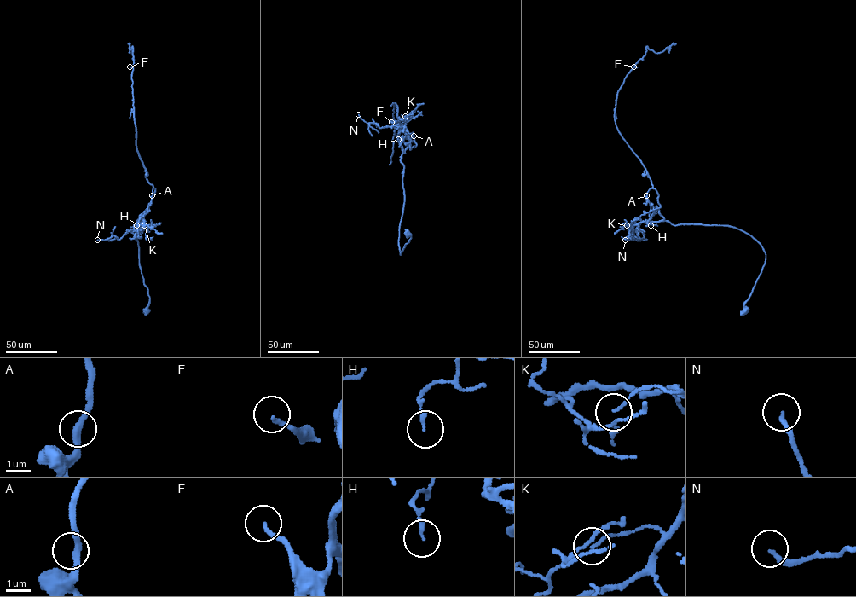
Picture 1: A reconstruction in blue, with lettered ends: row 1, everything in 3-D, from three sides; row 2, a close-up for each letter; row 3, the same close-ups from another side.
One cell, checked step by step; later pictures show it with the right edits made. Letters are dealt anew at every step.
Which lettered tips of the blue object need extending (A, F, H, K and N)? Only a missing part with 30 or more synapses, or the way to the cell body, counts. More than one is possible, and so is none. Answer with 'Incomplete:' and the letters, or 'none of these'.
Incomplete: none of these

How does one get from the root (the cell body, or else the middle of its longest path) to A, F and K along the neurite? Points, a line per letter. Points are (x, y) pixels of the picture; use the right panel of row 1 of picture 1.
A: (744, 311), (744, 302), (765, 263), (761, 246), (728, 226), (648, 223), (650, 205), (646, 195)
F: (744, 311), (765, 263), (764, 249), (732, 227), (663, 220), (658, 194), (615, 120), (617, 91), (633, 66)
K: (744, 311), (744, 302), (766, 258), (761, 246), (750, 235), (723, 225), (674, 225), (659, 221), (627, 225)

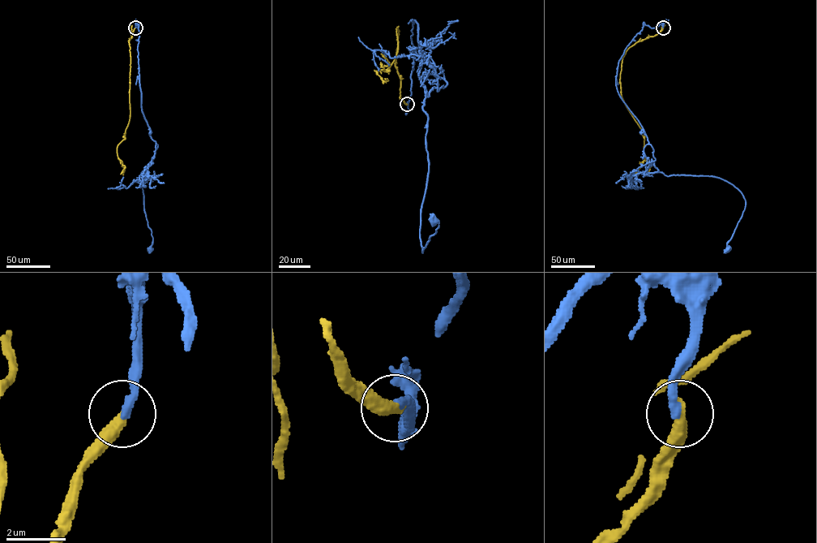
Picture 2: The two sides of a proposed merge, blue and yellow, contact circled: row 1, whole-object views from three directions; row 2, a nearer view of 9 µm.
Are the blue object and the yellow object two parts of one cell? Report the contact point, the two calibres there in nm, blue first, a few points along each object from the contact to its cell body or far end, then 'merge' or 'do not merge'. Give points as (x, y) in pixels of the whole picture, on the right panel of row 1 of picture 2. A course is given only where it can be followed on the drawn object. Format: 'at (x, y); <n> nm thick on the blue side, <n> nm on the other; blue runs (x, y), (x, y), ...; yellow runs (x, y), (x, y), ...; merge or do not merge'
at (663, 28); 320 nm thick on the blue side, 420 nm on the other; blue runs (663, 28), (643, 23), (619, 61), (618, 92), (658, 172), (715, 177), (741, 192), (728, 250); yellow runs (663, 28), (659, 33), (630, 46), (622, 61), (621, 95), (644, 135), (644, 158), (635, 174); merge

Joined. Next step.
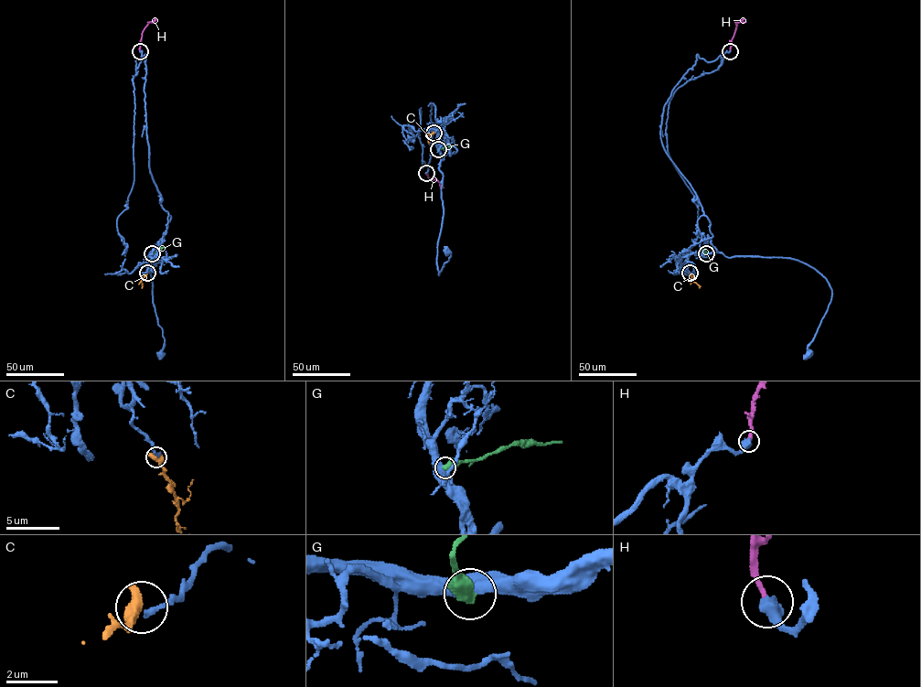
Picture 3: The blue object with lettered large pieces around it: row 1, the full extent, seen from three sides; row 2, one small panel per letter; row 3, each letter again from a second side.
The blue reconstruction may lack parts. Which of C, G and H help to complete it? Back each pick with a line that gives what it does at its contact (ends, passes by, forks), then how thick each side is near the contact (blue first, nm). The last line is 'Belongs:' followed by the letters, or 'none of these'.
C: It ends there. Thickness 200 nm (blue) against 600 nm
Belongs: C

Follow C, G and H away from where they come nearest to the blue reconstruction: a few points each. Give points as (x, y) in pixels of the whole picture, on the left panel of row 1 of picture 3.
C: (147, 273), (141, 281), (142, 287)
G: (152, 253), (165, 247)
H: (140, 51), (143, 30), (150, 22), (157, 19)

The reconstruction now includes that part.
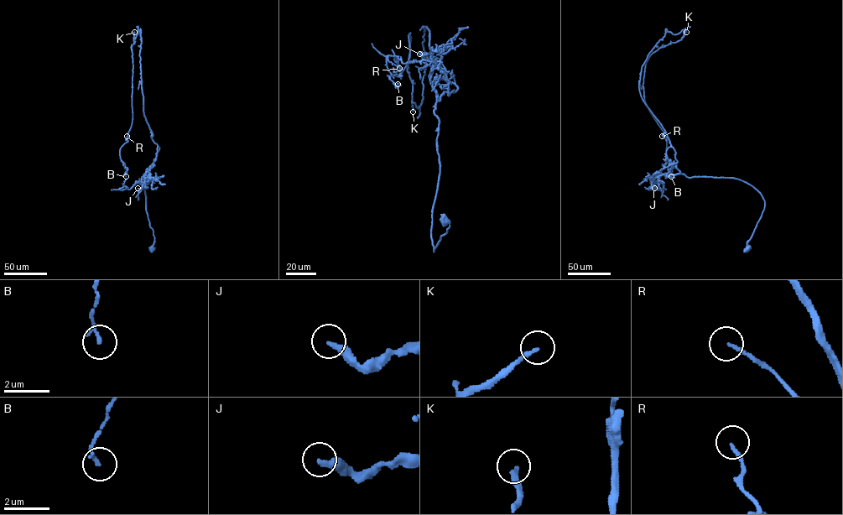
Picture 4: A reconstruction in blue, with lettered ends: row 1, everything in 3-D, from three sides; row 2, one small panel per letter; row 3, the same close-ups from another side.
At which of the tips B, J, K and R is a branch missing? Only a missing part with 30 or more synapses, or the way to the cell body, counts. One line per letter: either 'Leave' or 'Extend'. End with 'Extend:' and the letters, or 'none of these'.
B: Leave
J: Extend
K: Leave
R: Leave
Extend: J

